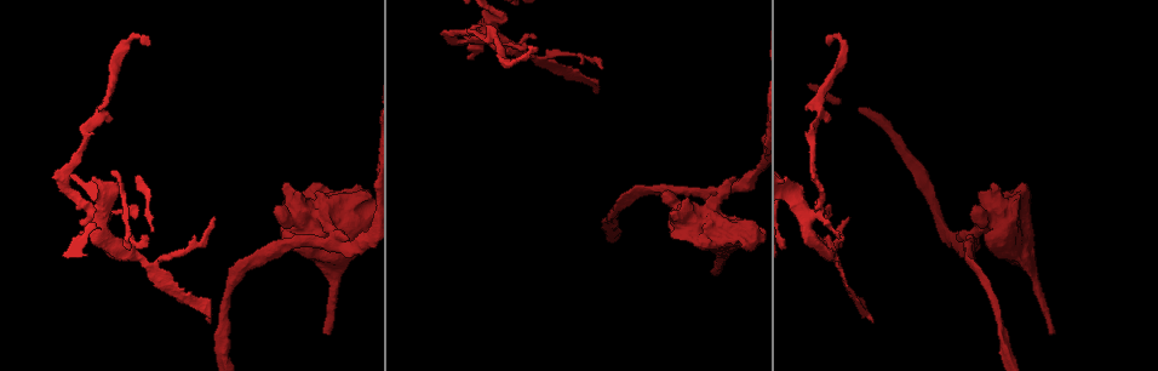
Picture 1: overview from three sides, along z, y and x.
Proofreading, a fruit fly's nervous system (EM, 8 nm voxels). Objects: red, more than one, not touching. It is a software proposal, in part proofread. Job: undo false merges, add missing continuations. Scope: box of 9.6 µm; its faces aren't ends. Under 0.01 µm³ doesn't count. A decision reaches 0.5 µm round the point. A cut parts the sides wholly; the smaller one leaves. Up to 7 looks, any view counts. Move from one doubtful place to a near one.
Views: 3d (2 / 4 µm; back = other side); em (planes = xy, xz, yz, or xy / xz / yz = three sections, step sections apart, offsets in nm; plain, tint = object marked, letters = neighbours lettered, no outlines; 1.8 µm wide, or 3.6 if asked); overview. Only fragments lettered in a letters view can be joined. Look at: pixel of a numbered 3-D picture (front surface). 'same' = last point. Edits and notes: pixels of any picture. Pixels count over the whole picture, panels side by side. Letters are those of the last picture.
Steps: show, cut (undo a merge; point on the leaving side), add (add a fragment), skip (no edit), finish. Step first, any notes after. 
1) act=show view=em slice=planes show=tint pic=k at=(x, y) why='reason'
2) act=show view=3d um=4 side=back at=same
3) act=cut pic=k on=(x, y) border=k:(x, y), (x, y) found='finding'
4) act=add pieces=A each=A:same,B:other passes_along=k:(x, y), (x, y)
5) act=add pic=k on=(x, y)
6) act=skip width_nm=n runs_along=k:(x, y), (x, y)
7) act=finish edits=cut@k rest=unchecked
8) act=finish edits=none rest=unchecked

act=show view=em slice=planes show=tint pic=1 at=(807, 213) why='a narrow waist'

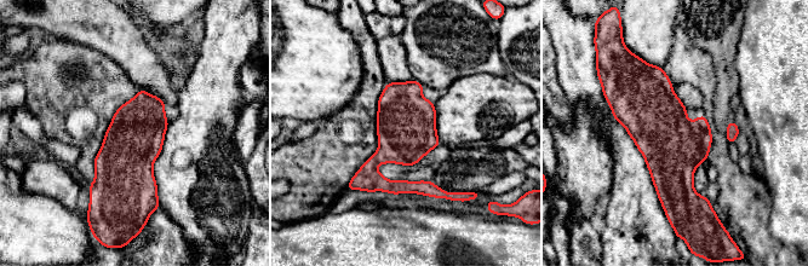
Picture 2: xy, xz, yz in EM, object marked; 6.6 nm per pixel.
act=show view=em slice=planes show=letters at=same

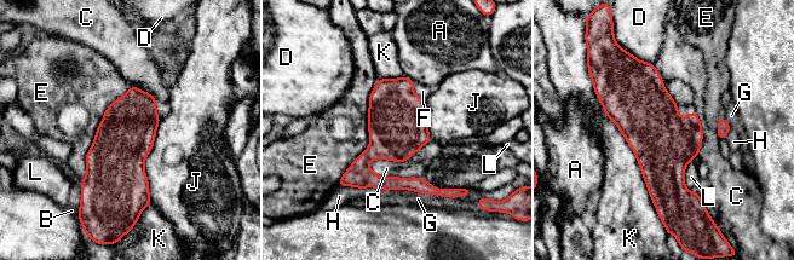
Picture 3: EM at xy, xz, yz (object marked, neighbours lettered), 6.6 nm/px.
act=skip width_nm=380 each=A:other,B:other,C:other,D:other,E:other,F:other,G:other,H:other,J:other,K:other,L:other border=3:(378, 80), (369, 145), (337, 184) found='all the same neuron'

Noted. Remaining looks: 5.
act=show view=em slice=planes show=letters pic=1 at=(850, 217) why='thin end'

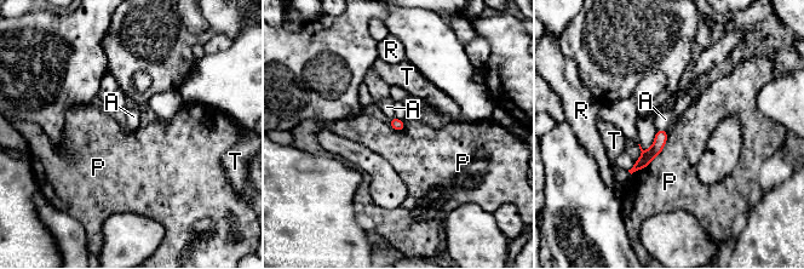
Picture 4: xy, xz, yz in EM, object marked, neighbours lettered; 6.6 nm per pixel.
act=skip each=A:other,P:other,R:other,T:other border=4:(667, 131), (664, 148), (631, 175) found='none of them fits'

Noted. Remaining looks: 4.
act=show view=3d um=4 side=back pic=1 at=(720, 192)

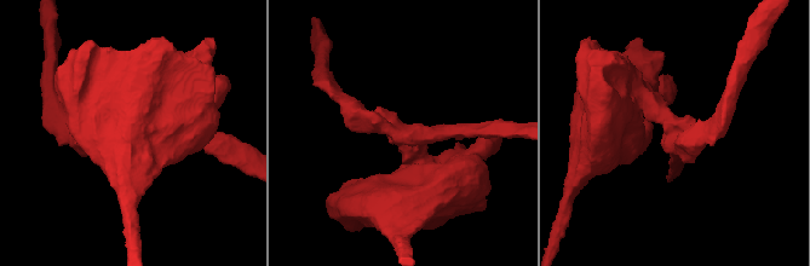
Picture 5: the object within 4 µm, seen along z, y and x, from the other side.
act=show view=em slice=yz step=8 show=letters pic=5 at=(399, 130) why='need the tissue'

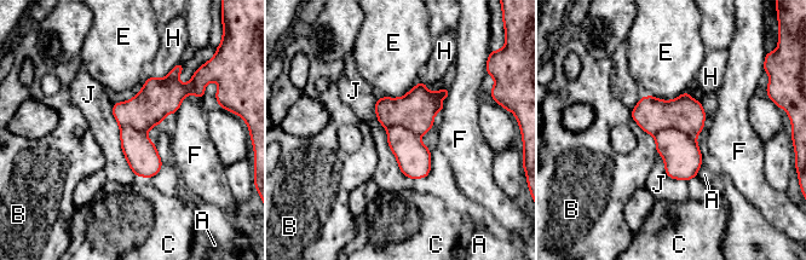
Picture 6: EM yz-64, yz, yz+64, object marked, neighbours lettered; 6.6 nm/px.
act=cut pic=6 on=(683, 159) each=A:other,B:other,C:other,E:other,F:other,H:other,J:other arms=3 border=6:(654, 136), (677, 128), (695, 138) found='two neurons meet here'

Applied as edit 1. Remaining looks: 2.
act=finish edits=cut@6 rest=unchecked

